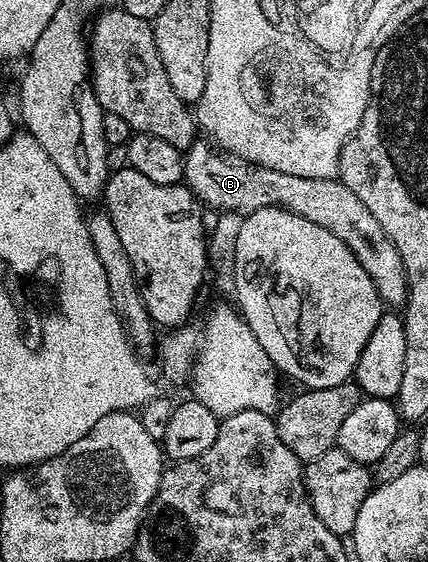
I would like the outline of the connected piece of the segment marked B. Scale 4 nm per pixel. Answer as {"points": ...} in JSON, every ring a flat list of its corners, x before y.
{"points":[[196,140,184,152,183,175,185,185,189,186,199,203,208,205,214,212,233,212,240,215,248,215,254,210,279,206,282,210,296,212,296,216,304,216,306,220,312,220,312,224,320,224,320,228,328,228,332,236,336,236,356,256,358,263,364,268,369,285,378,293,382,302,387,302,387,307,402,308,406,305,408,296,408,280,404,272,404,260,400,260,400,252,396,252,396,244,388,240,384,228,380,228,376,216,364,208,364,203,352,188,348,188,338,178,309,178,308,176,288,176,288,172,276,172,272,168,253,166,251,162,244,161,234,154,227,154,225,150,219,150,209,140]]}

